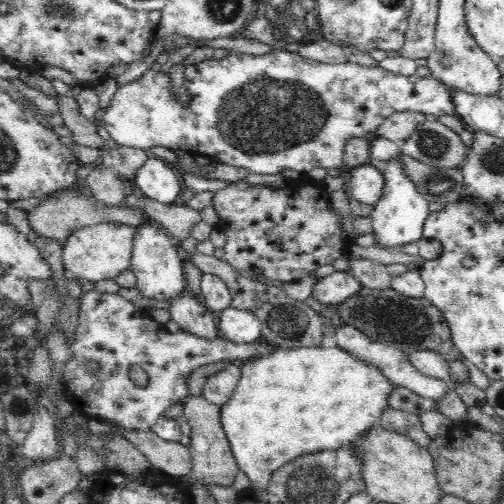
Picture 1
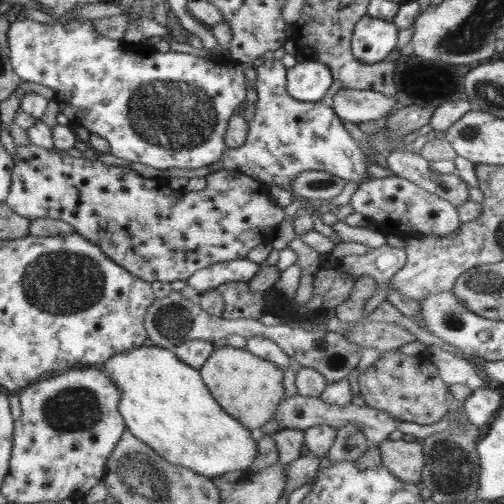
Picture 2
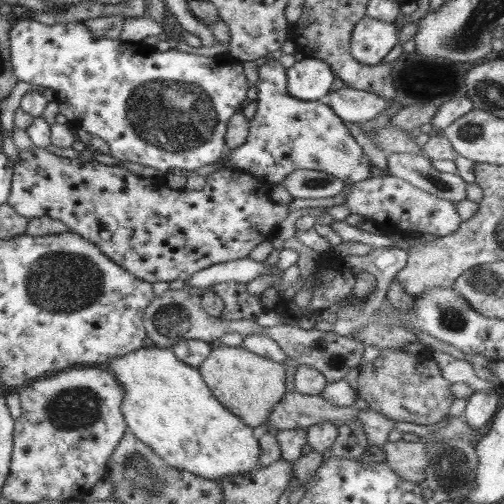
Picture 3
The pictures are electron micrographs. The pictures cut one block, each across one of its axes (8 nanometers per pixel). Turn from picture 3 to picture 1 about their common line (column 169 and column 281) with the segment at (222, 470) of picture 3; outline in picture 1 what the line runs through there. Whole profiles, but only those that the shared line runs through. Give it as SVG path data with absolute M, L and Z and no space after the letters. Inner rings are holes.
M310 346L310 348L278 350L278 352L270 354L270 356L260 356L260 358L246 360L246 362L240 364L240 368L242 368L242 380L240 380L238 388L234 390L232 398L222 406L222 428L224 428L226 438L230 442L230 448L232 448L232 454L236 458L238 470L248 476L248 480L252 482L252 488L256 488L256 490L266 488L270 484L270 480L272 480L272 474L278 468L282 468L284 464L288 464L288 462L292 462L292 460L296 460L296 458L300 458L304 454L316 454L316 452L324 452L324 450L338 450L338 448L342 448L346 444L354 442L360 434L368 432L382 418L382 414L388 410L386 398L392 392L392 382L378 368L372 368L370 364L364 364L364 362L356 360L354 356L350 356L348 352L344 352L340 348L324 348L324 346L314 348L314 346Z

